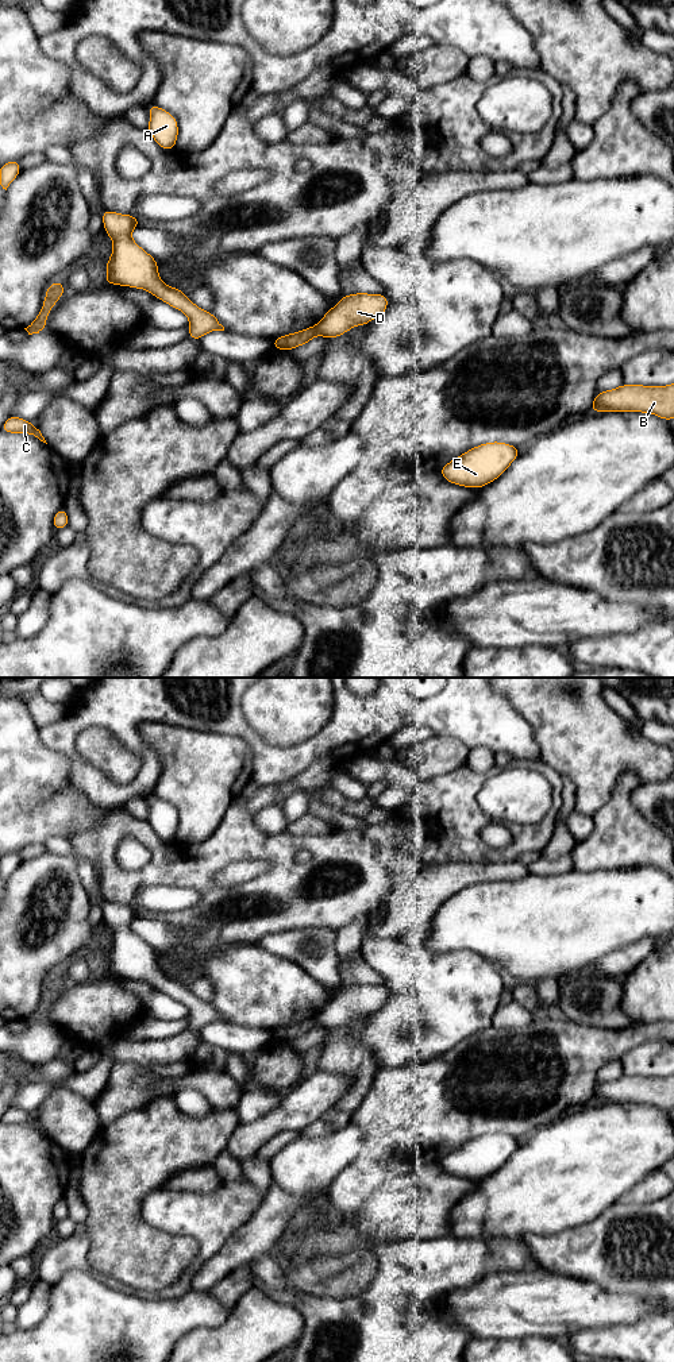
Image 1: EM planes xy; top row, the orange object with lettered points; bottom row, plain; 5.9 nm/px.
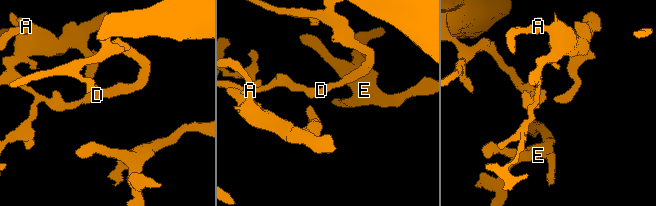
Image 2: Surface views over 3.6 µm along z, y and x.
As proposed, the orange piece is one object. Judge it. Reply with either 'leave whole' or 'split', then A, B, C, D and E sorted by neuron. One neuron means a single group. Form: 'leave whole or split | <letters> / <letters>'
split | A C / B D E

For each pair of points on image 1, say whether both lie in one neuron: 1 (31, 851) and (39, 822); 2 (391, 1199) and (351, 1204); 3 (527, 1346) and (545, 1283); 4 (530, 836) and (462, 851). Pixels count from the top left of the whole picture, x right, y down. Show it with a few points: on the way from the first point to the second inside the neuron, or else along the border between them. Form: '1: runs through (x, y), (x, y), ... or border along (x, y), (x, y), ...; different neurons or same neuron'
1: border along (42, 842), (24, 845), (18, 851); different neurons
2: border along (366, 1199), (355, 1214), (342, 1219); different neurons
3: border along (499, 1338), (546, 1337), (561, 1342); different neurons
4: runs through (513, 849), (509, 853), (482, 853), (478, 851); same neuron

